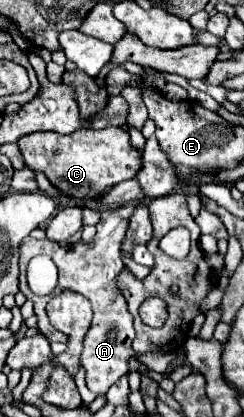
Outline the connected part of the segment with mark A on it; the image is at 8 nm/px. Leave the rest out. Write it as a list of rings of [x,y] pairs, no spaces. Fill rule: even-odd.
[[[127,204],[127,206],[121,206],[121,208],[115,208],[115,210],[103,210],[101,212],[101,220],[97,224],[97,234],[91,242],[83,242],[83,240],[77,240],[71,244],[71,248],[65,244],[53,244],[49,240],[31,240],[31,238],[25,238],[21,242],[21,258],[19,258],[19,264],[21,264],[21,276],[19,276],[19,290],[27,296],[27,300],[31,300],[35,304],[35,316],[39,320],[39,332],[43,336],[47,336],[51,342],[65,342],[67,338],[63,338],[61,332],[57,332],[55,328],[51,328],[49,324],[49,318],[47,318],[47,312],[45,312],[45,306],[47,302],[63,292],[63,290],[73,290],[73,292],[79,292],[83,294],[91,306],[93,306],[93,322],[91,322],[91,328],[87,330],[85,338],[83,338],[83,352],[81,352],[81,364],[87,372],[87,388],[93,392],[93,394],[107,394],[107,390],[121,378],[129,372],[129,366],[127,362],[131,358],[135,358],[137,354],[133,352],[131,348],[131,342],[135,338],[135,328],[133,328],[133,318],[127,310],[127,302],[123,298],[123,294],[117,290],[117,276],[119,272],[123,270],[123,262],[121,262],[121,256],[119,256],[119,248],[121,246],[121,238],[125,236],[125,230],[127,230],[127,222],[129,222],[129,214],[133,212],[133,204]],[[37,254],[47,254],[51,256],[51,260],[57,264],[59,268],[59,284],[55,288],[55,292],[51,296],[35,296],[29,286],[27,286],[27,278],[25,278],[25,270],[27,270],[27,264],[33,256]]]

